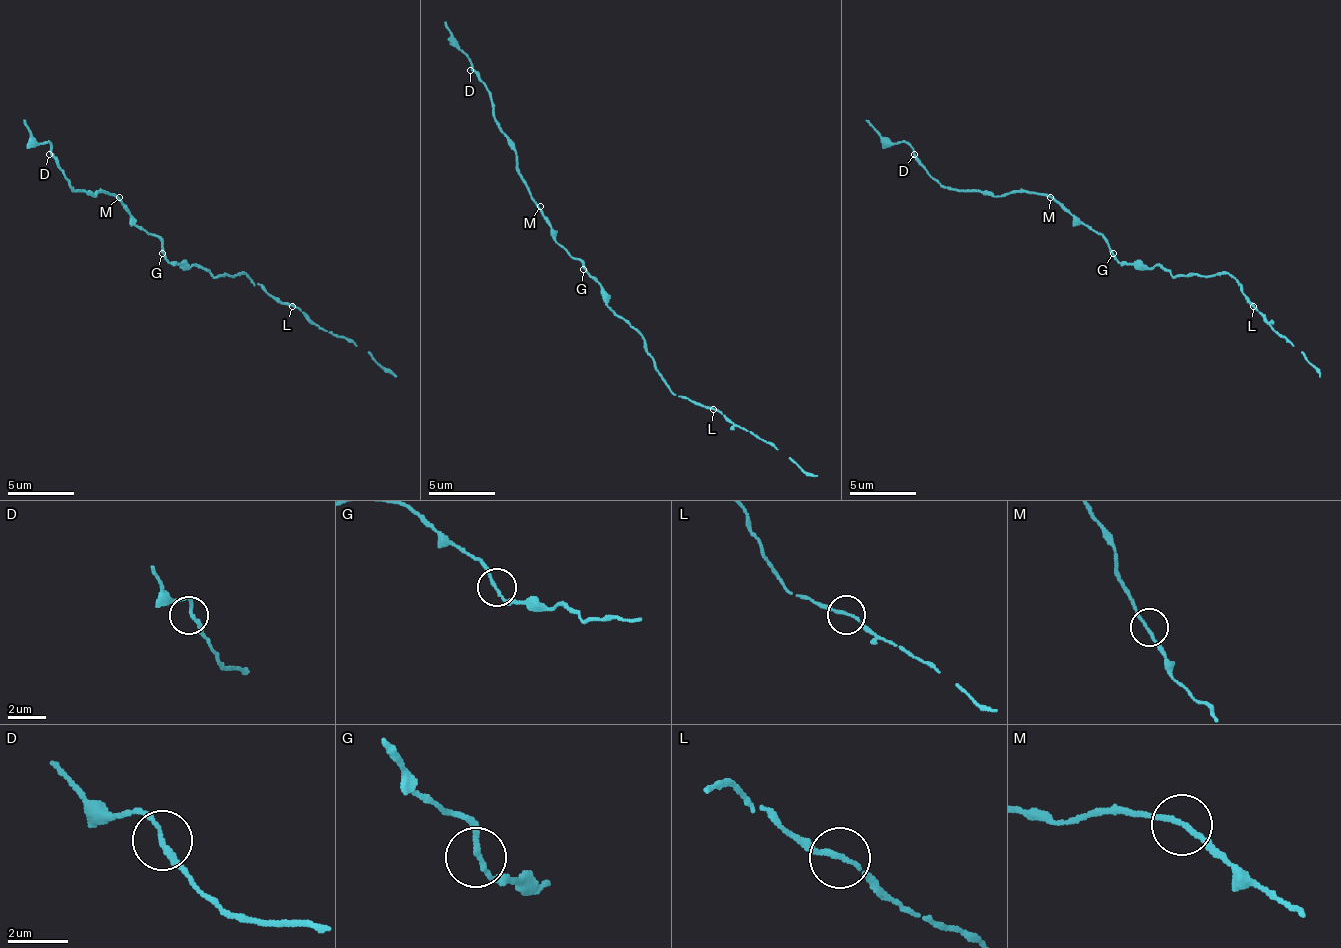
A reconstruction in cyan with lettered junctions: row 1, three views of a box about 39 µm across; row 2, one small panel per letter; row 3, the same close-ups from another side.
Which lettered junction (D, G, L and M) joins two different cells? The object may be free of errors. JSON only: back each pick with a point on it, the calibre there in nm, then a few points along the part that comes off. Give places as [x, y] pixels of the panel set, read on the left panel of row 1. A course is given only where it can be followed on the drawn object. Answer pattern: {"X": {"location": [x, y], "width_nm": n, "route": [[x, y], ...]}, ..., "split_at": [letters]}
{"split_at": []}

